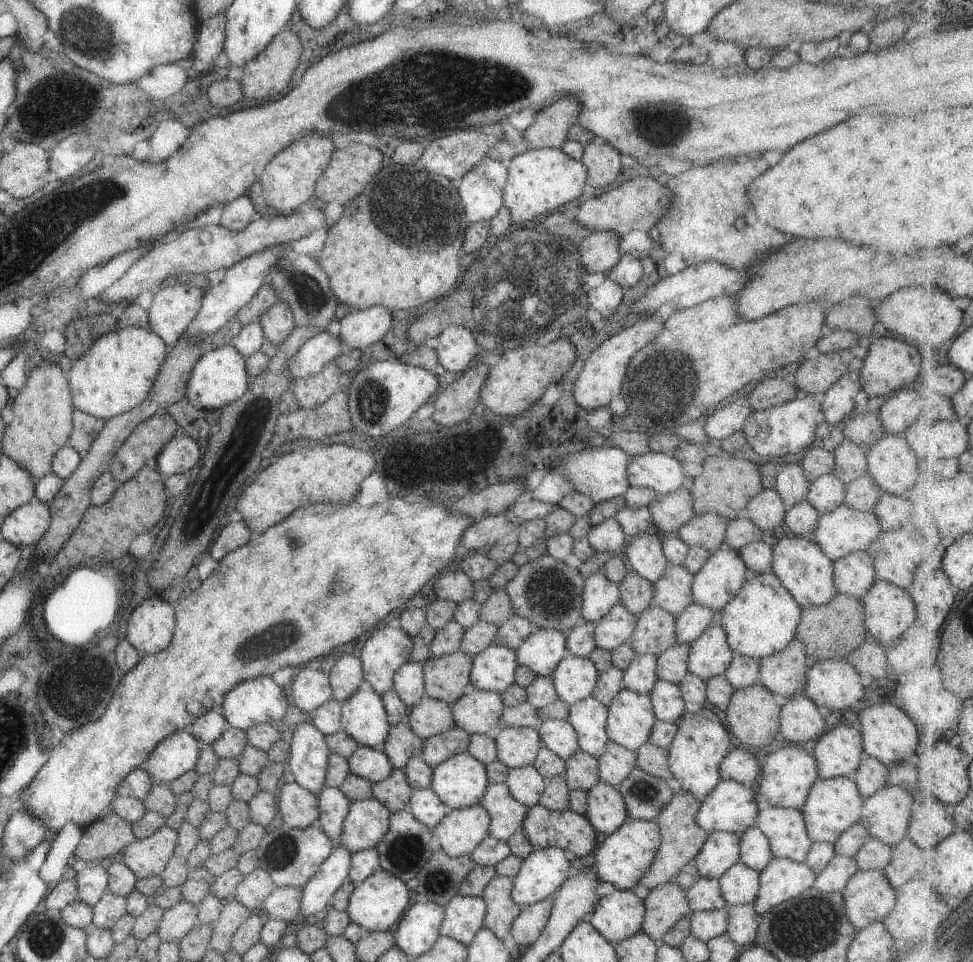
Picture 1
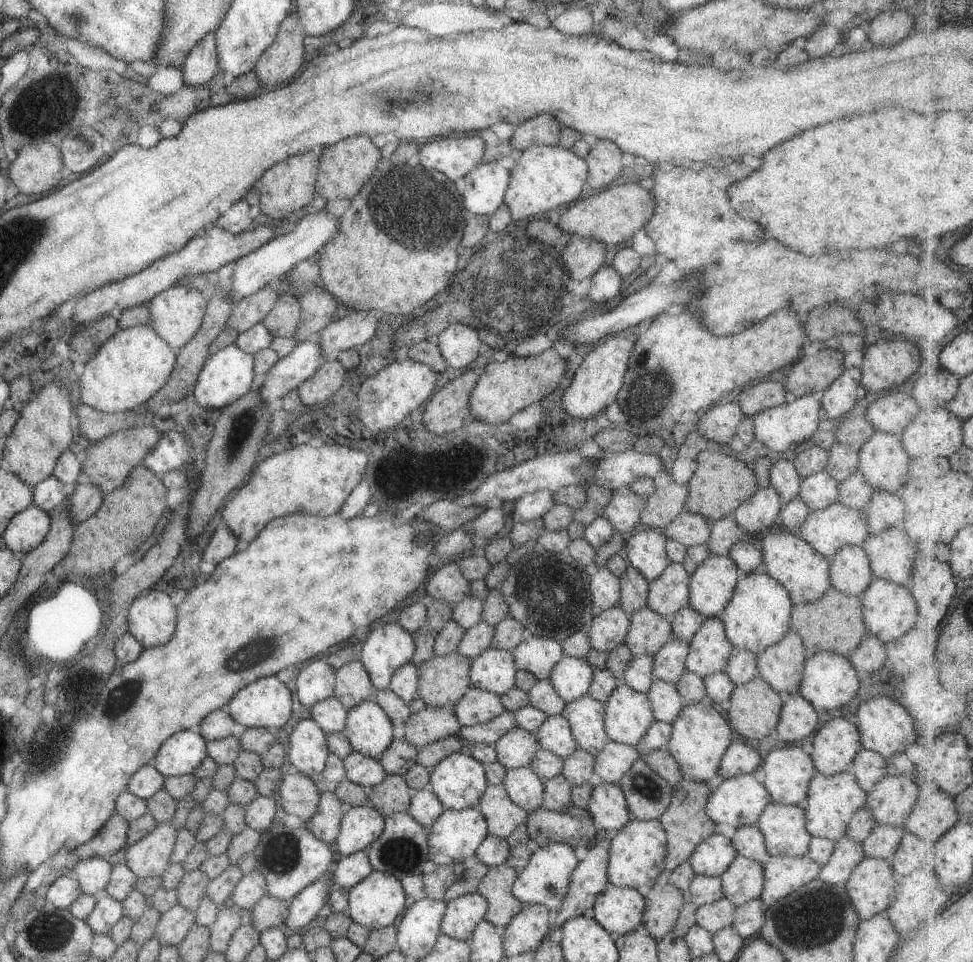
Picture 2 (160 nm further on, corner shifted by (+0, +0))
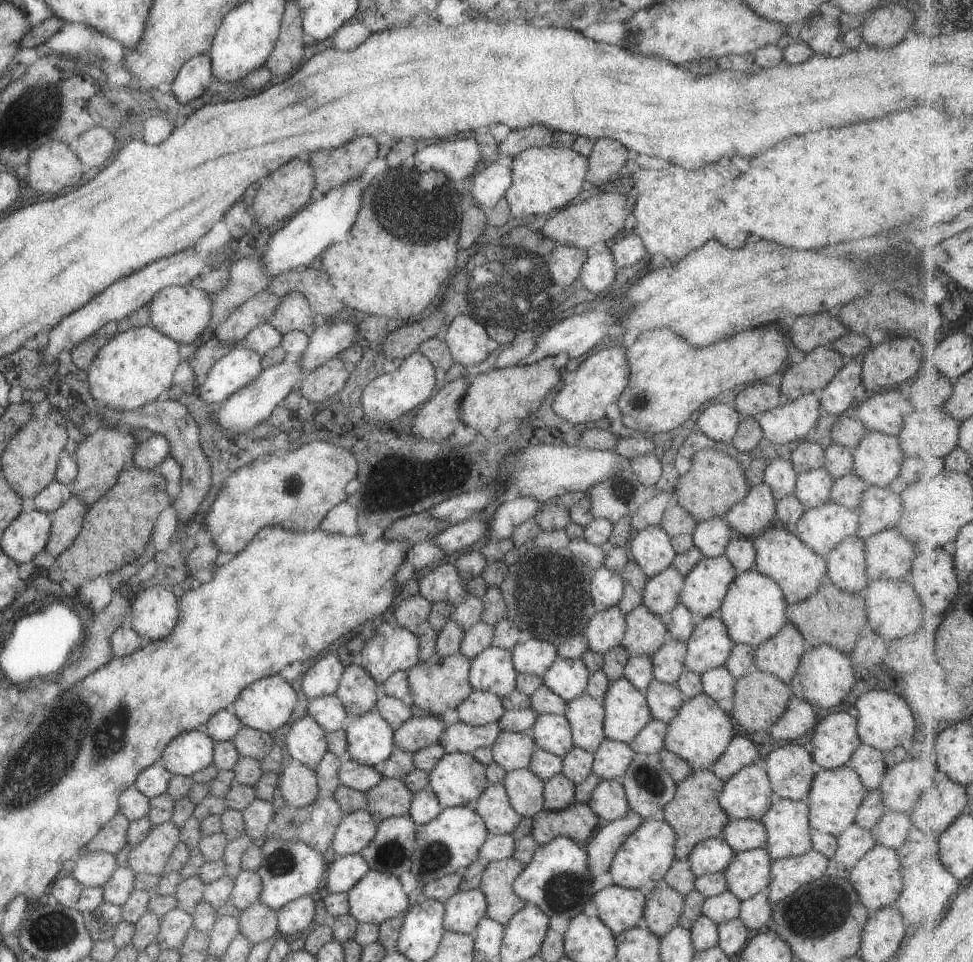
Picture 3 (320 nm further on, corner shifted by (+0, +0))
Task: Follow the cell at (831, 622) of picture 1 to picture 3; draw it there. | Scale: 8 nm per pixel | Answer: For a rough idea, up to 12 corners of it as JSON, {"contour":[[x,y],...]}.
{"contour":[[827,580],[785,608],[806,649],[849,653],[866,622],[861,594]]}

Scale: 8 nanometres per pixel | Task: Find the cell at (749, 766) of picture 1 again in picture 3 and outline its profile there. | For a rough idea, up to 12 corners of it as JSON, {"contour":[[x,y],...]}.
{"contour":[[733,736],[710,772],[725,783],[753,763],[757,748]]}

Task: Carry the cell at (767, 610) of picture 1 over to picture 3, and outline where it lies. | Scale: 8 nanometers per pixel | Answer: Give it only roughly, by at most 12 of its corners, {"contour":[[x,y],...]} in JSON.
{"contour":[[733,578],[719,619],[734,645],[757,648],[784,626],[771,578]]}

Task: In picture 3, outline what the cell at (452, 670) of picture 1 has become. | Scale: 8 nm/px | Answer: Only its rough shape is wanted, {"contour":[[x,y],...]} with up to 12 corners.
{"contour":[[433,654],[406,671],[408,704],[432,716],[472,690],[469,659]]}

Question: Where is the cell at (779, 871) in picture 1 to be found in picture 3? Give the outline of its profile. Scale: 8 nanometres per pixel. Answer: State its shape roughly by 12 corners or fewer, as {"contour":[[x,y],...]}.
{"contour":[[814,851],[770,863],[762,891],[777,905],[824,875],[828,859]]}

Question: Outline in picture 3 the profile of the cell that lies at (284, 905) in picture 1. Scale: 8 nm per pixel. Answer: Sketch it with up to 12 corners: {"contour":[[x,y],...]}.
{"contour":[[256,901],[239,914],[251,945],[277,935],[276,911]]}

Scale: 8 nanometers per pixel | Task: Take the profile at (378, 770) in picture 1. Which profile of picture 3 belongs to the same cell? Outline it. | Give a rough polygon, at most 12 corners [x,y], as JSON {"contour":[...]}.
{"contour":[[345,760],[340,786],[363,793],[381,780],[374,767]]}

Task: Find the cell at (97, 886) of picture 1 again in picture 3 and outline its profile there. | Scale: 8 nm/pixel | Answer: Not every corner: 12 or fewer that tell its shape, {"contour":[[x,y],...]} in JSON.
{"contour":[[81,852],[71,878],[101,887],[116,870],[114,856]]}

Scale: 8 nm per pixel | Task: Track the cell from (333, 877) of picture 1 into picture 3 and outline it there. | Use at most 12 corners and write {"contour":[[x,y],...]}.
{"contour":[[311,894],[276,911],[277,934],[302,936],[315,915]]}

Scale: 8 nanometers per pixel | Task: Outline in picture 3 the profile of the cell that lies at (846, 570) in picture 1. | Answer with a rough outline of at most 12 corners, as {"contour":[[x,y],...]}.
{"contour":[[843,538],[825,557],[825,580],[867,585],[863,539]]}

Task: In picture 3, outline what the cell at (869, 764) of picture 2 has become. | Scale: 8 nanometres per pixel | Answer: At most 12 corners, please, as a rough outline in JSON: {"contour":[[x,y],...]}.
{"contour":[[857,746],[844,766],[867,791],[877,789],[884,772],[883,753]]}

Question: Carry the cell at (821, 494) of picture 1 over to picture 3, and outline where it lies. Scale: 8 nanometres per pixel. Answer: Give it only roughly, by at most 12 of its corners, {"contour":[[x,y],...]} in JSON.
{"contour":[[820,467],[797,475],[792,494],[809,510],[828,502],[833,480]]}

